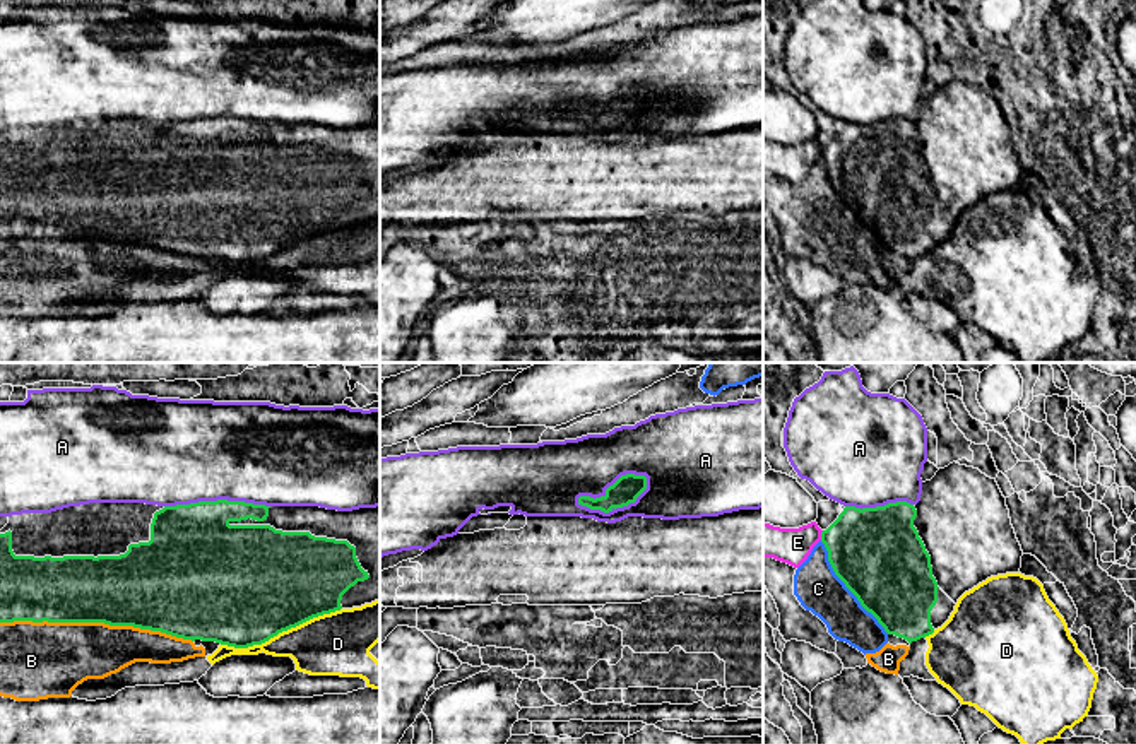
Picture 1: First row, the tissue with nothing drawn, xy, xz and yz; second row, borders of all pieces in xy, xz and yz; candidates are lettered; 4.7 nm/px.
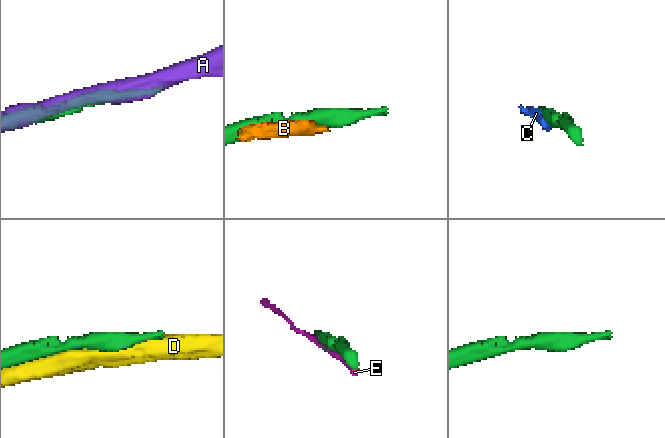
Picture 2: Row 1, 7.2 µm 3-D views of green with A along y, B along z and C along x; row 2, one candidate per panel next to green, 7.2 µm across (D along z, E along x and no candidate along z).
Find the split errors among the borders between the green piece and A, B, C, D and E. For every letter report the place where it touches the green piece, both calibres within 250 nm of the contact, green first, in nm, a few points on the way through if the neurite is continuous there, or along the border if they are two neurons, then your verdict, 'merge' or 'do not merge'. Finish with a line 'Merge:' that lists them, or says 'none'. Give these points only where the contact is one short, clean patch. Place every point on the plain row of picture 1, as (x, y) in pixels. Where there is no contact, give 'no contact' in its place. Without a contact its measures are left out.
A: contact xz (609, 103); calibres 120 and 300 nm; do not merge
B: contact xy (96, 238); calibres 360 and 320 nm; do not merge
C: contact yz (846, 202); calibres 420 and 220 nm; do not merge
D: contact xy (281, 248); calibres 500 and 280 nm; do not merge
E: contact yz (822, 153); calibres 400 and 170 nm; do not merge
Merge: none

